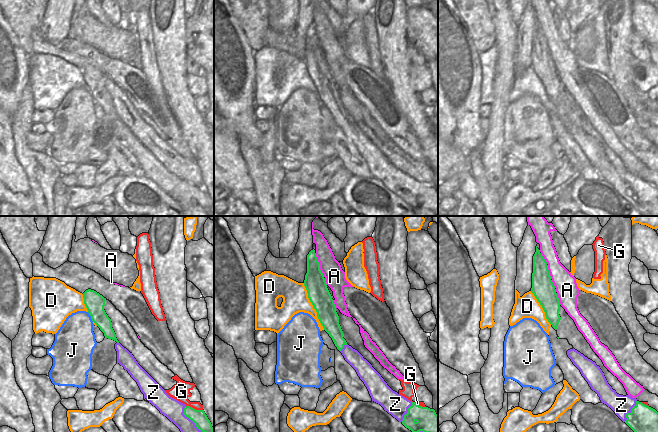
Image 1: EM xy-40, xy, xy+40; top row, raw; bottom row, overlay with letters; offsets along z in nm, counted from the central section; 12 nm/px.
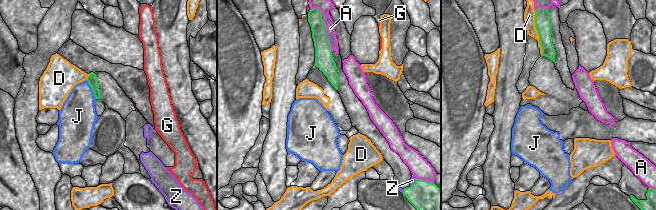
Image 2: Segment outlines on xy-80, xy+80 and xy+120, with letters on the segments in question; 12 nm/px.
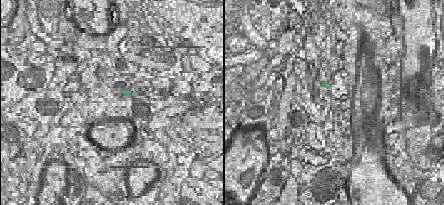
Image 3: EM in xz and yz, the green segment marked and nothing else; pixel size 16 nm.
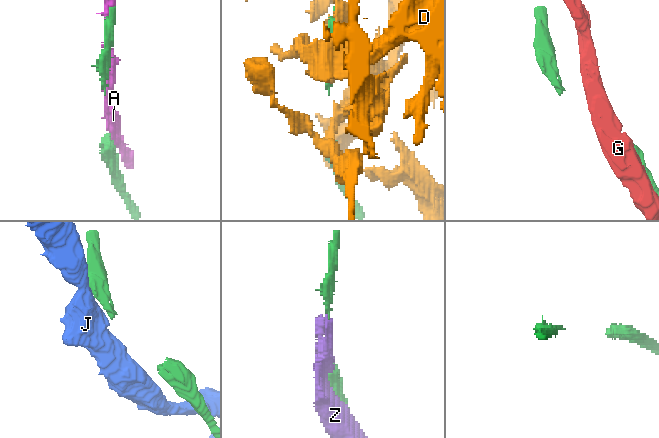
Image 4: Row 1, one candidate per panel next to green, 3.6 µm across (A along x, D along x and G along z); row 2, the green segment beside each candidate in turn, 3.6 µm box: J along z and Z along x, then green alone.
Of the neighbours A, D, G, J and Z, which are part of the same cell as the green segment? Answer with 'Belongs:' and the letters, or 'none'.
Belongs: none

